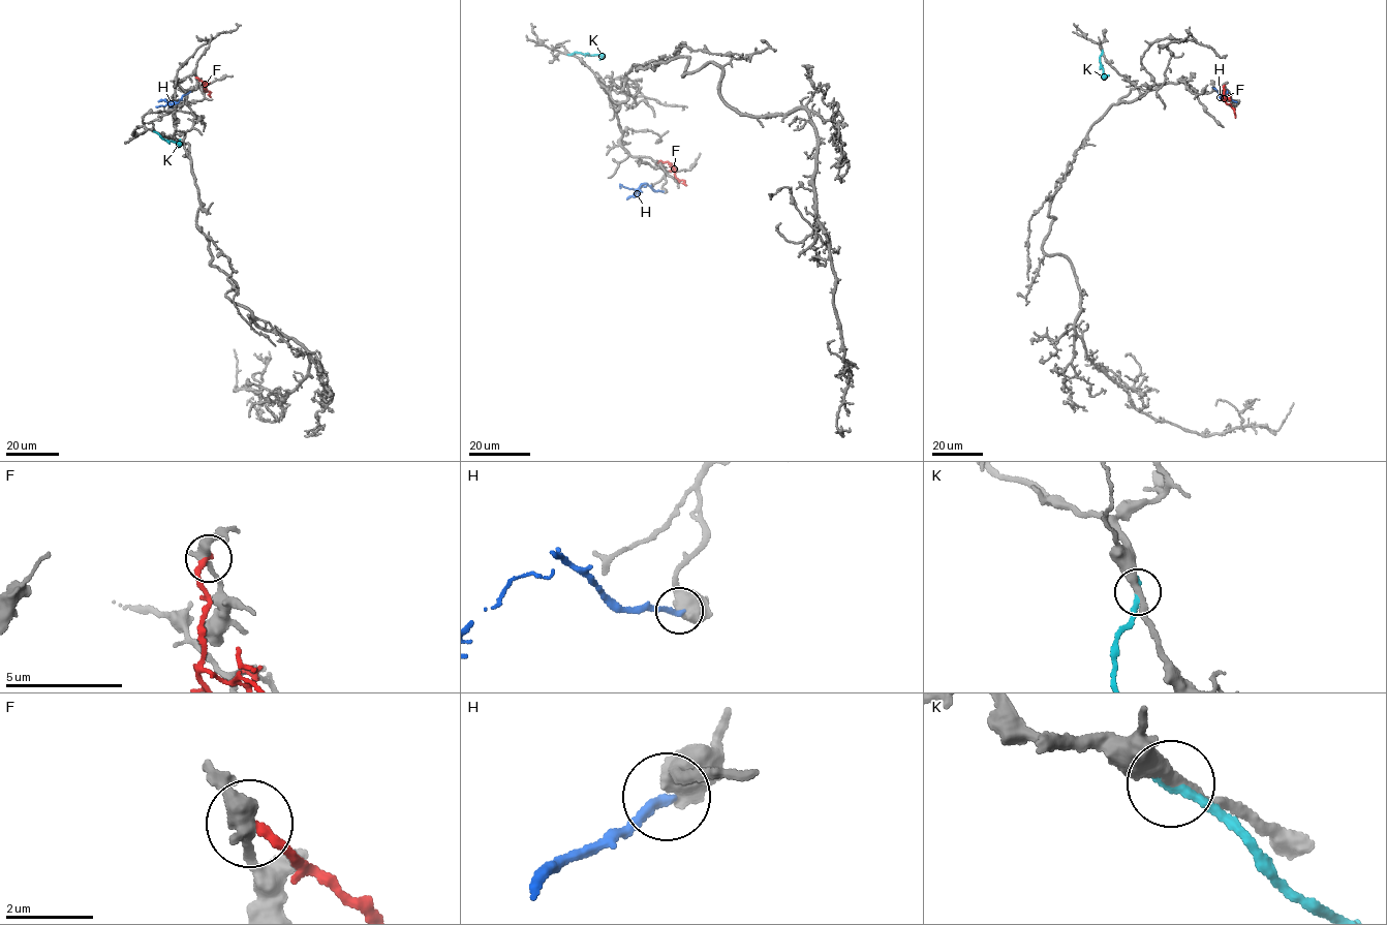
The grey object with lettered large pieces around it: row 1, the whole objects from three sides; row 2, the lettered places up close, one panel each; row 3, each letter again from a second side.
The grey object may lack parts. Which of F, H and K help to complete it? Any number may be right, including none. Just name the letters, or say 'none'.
none

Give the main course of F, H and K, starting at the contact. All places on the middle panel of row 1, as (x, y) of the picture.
F: (658, 162), (668, 162), (676, 178), (686, 185)
H: (663, 191), (644, 184), (637, 189), (621, 185), (620, 188)
K: (569, 55), (597, 55), (602, 57), (599, 60)

